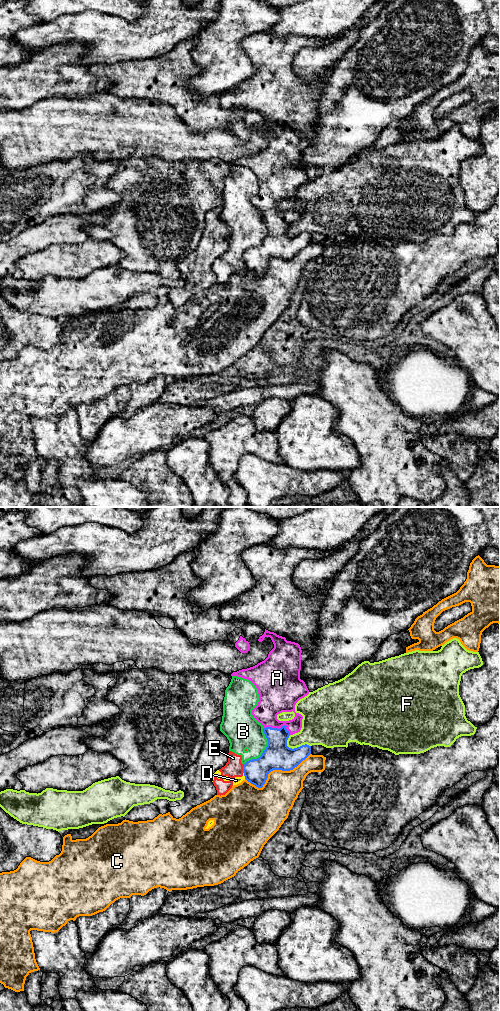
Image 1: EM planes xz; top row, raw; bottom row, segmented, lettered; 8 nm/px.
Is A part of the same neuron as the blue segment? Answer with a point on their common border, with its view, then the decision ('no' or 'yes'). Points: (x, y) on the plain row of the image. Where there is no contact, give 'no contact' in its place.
meets blue in xz at (280, 216); yes

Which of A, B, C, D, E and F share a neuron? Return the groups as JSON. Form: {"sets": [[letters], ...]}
{"sets": [["A"], ["B", "D", "E"], ["C"], ["F"]]}

